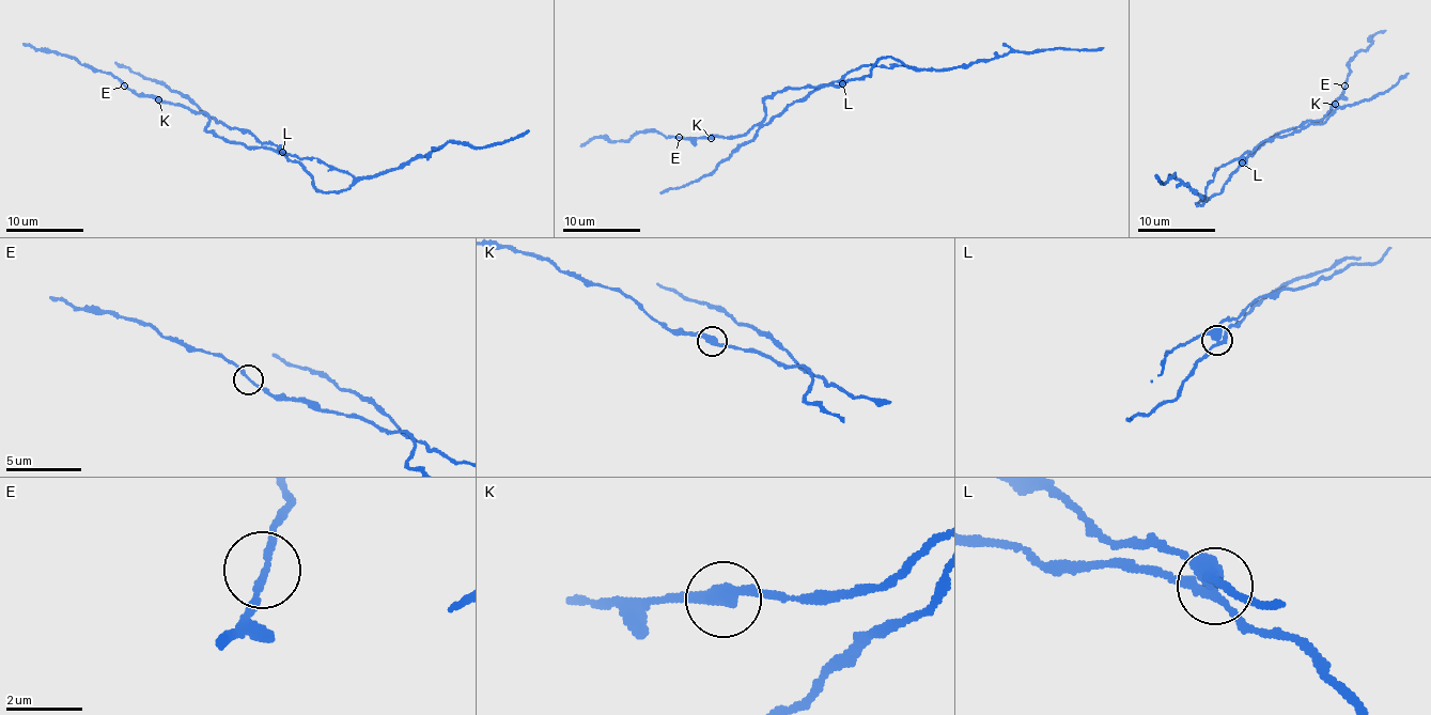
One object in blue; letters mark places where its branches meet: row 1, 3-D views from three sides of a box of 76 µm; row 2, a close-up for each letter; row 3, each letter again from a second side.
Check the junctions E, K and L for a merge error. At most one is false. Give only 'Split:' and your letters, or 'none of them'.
Split: none of them

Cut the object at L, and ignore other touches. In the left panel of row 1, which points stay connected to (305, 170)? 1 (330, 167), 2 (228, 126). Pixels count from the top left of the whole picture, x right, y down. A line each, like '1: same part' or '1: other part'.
1: other part
2: other part

